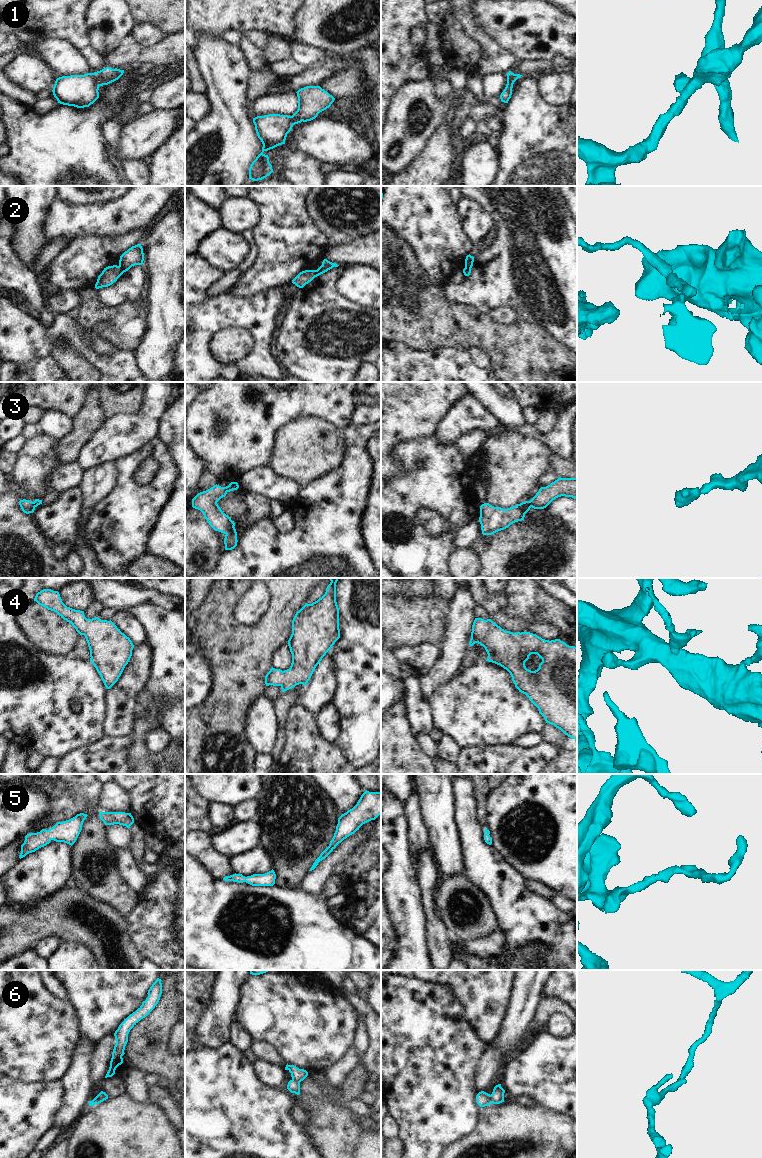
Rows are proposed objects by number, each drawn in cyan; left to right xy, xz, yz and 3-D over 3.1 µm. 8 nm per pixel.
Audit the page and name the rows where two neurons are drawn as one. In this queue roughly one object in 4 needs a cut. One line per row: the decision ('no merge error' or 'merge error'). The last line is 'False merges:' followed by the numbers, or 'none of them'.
1: merge error
2: merge error
3: no merge error
4: no merge error
5: no merge error
6: merge error
False merges: 1, 2, 6

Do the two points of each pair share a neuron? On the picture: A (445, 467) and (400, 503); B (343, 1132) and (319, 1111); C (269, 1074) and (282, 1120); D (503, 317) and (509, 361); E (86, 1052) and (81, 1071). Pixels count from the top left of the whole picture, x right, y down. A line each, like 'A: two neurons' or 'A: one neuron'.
A: one neuron
B: one neuron
C: two neurons
D: two neurons
E: one neuron

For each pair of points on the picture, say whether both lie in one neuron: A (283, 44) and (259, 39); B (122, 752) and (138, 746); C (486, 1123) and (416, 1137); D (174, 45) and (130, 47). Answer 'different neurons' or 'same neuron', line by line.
A: different neurons
B: different neurons
C: different neurons
D: same neuron

